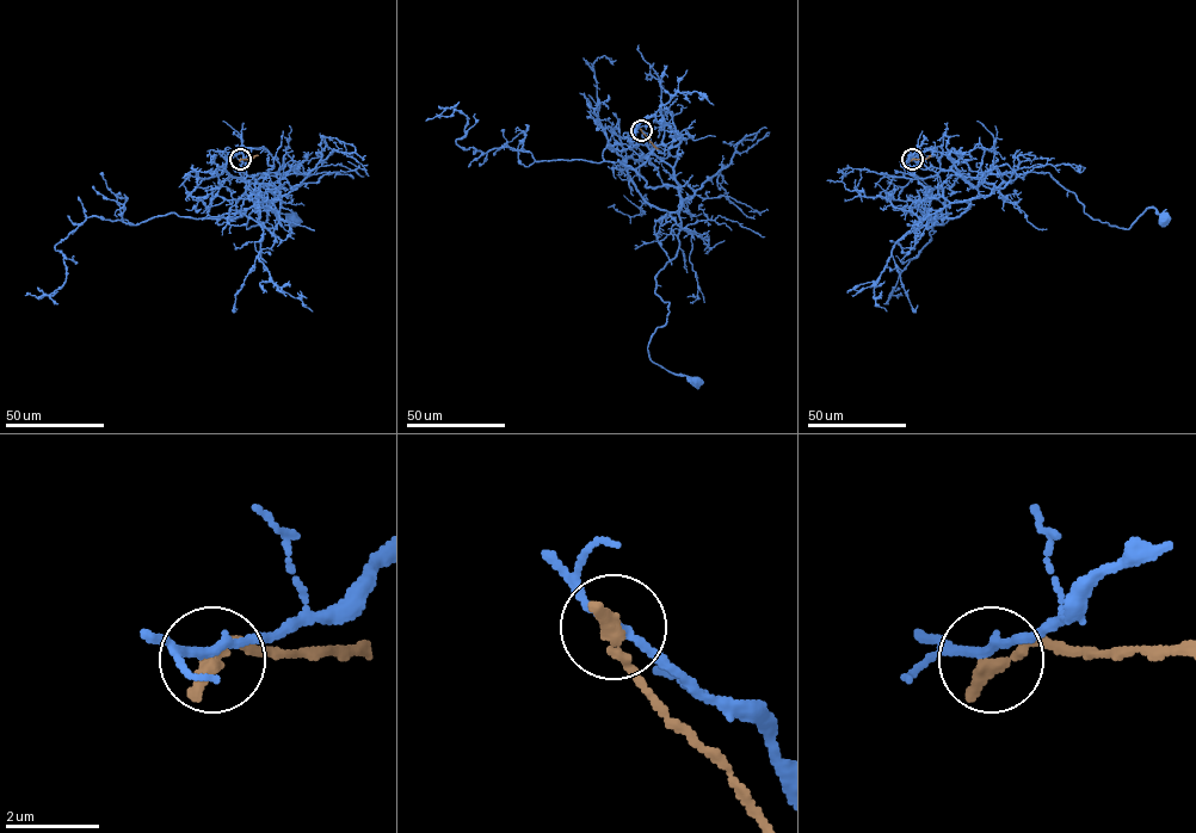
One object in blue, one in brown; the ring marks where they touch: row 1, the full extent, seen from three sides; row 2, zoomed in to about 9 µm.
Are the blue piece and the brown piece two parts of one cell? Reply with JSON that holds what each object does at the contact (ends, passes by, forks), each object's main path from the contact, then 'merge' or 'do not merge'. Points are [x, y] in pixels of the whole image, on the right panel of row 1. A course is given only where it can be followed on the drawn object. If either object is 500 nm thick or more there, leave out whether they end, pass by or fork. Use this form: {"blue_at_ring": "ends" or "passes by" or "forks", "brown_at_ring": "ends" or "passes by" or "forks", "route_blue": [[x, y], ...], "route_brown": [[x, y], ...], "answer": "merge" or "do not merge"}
{"blue_at_ring": "passes by", "brown_at_ring": "ends", "route_blue": [[911, 159], [939, 146], [944, 170], [996, 187], [1048, 173], [1093, 218], [1128, 229], [1152, 207], [1164, 221]], "route_brown": [[911, 159], [930, 155]], "answer": "do not merge"}

